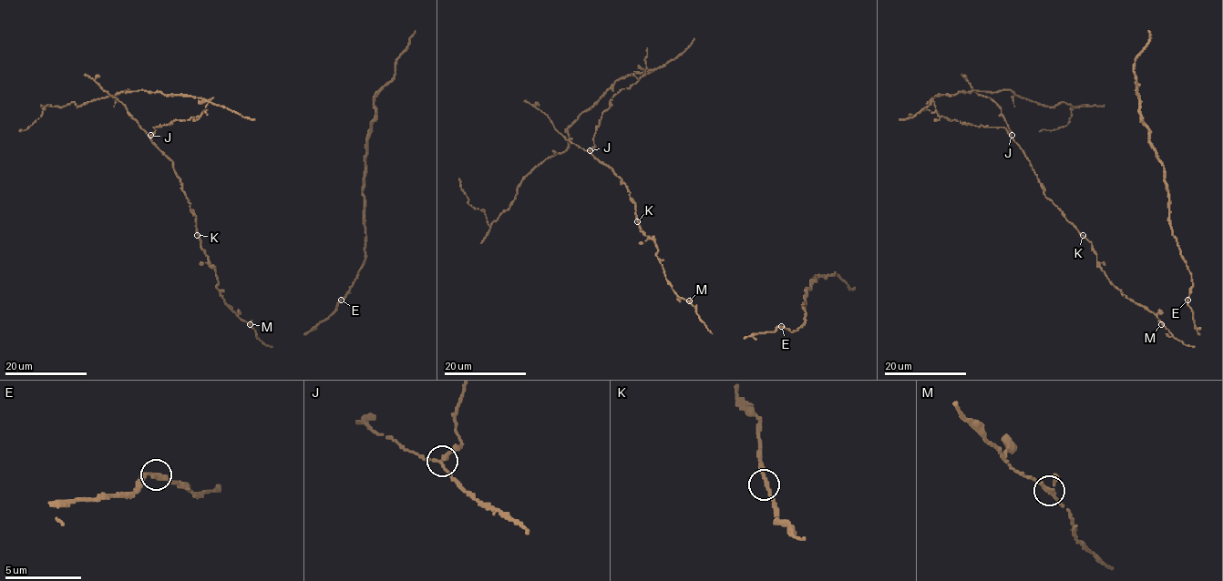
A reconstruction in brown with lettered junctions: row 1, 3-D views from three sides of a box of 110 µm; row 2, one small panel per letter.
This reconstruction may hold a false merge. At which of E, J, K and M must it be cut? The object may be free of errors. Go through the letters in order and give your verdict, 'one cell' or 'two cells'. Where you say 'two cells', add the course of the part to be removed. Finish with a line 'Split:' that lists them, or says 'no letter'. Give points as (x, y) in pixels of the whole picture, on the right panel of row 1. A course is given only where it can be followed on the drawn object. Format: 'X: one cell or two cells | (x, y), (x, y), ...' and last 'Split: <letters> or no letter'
E: one cell
J: two cells | (1012, 136), (949, 120), (932, 100), (1008, 90), (1048, 107), (1087, 106), (1076, 106), (1065, 126), (1039, 131)
K: one cell
M: one cell
Split: J

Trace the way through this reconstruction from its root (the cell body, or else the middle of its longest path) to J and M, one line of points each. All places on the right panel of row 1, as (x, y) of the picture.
J: (1083, 235), (1045, 196), (1030, 161), (1012, 136)
M: (1083, 235), (1092, 243), (1096, 262), (1107, 278), (1128, 299), (1152, 312), (1161, 324)

